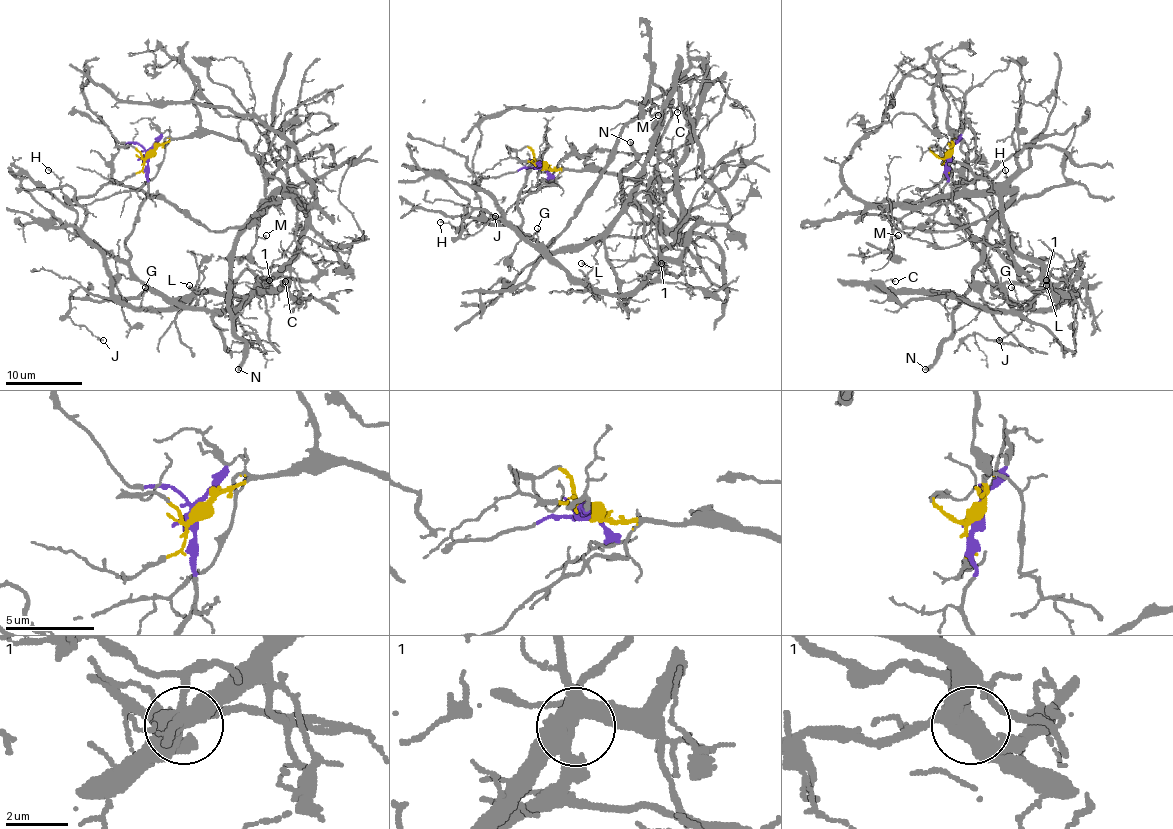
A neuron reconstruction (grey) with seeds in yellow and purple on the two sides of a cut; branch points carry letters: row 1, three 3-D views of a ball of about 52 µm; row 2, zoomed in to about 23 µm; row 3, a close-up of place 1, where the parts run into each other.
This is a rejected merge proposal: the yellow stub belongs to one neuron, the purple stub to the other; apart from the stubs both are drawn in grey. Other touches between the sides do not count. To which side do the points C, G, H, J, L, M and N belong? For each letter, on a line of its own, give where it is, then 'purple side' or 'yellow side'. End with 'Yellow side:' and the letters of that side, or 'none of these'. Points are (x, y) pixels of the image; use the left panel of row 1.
C: place (285, 281); purple side
G: place (145, 287); yellow side
H: place (48, 170); yellow side
J: place (103, 340); yellow side
L: place (189, 285); purple side
M: place (266, 235); yellow side
N: place (238, 369); yellow side
Yellow side: G, H, J, M, N

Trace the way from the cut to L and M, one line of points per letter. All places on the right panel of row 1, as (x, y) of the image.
L: (949, 154), (947, 183), (942, 194), (949, 214), (1005, 256), (1034, 293), (1026, 308), (1050, 289), (1046, 285)
M: (949, 154), (957, 133), (967, 156), (963, 188), (932, 214), (907, 204), (893, 208), (888, 214), (897, 235)

